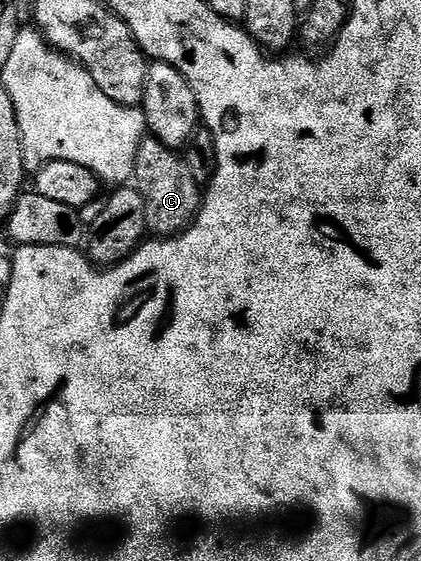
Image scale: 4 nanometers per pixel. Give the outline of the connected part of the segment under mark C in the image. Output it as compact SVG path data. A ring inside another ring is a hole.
M153 135L147 136L138 148L132 181L138 194L146 200L146 227L151 234L165 239L193 225L199 209L202 208L204 193L200 182L192 179L192 171L186 166L185 156L181 152L169 149Z

